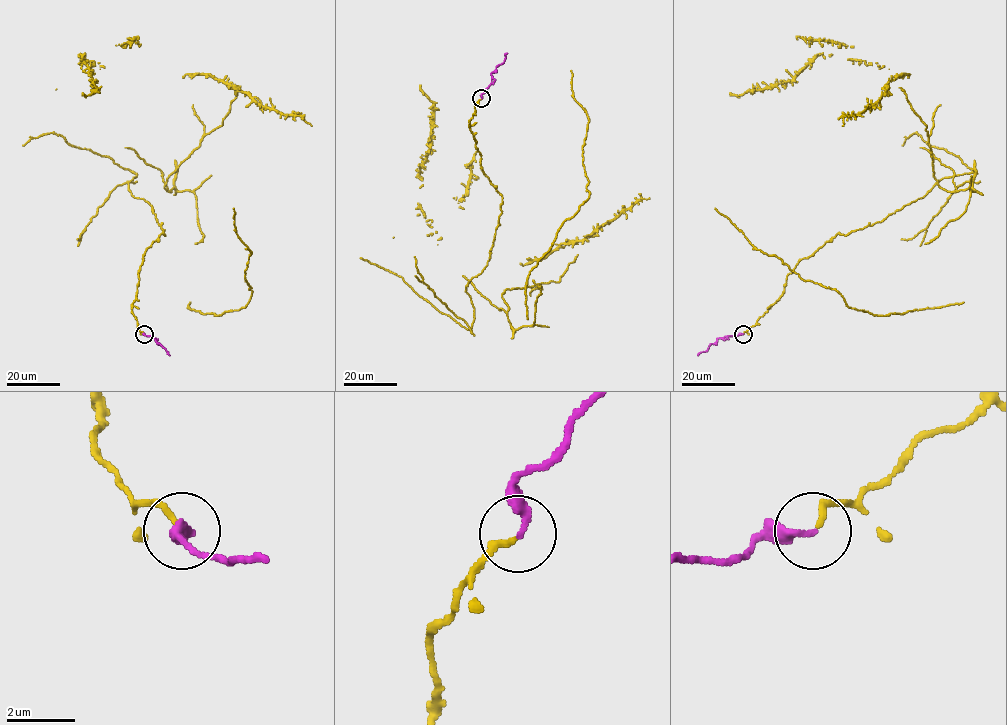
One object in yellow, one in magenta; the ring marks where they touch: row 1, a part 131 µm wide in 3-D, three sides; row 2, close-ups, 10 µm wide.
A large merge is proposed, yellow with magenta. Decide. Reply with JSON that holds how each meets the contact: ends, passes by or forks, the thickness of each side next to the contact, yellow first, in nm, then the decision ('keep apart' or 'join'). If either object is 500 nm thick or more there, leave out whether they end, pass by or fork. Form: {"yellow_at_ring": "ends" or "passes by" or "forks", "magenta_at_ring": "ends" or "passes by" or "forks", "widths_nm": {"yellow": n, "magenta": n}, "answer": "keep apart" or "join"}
{"yellow_at_ring": "ends", "magenta_at_ring": "ends", "widths_nm": {"yellow": 170, "magenta": 260}, "answer": "join"}

